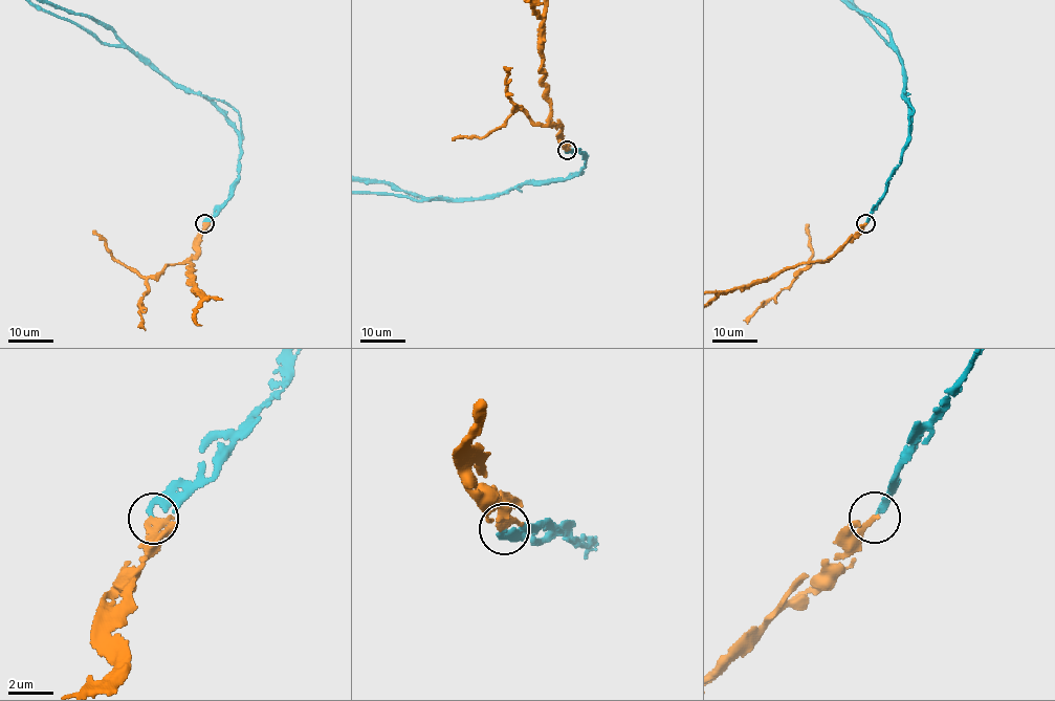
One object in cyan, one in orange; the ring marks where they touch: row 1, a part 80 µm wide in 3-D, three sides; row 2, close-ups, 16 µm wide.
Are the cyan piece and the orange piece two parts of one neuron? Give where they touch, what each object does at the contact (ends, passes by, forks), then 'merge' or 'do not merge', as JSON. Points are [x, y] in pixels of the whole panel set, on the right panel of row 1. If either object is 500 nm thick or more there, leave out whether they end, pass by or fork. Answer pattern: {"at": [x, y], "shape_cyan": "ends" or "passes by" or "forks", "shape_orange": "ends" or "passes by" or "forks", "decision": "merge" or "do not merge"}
{"at": [865, 223], "shape_cyan": "ends", "shape_orange": "ends", "decision": "merge"}

